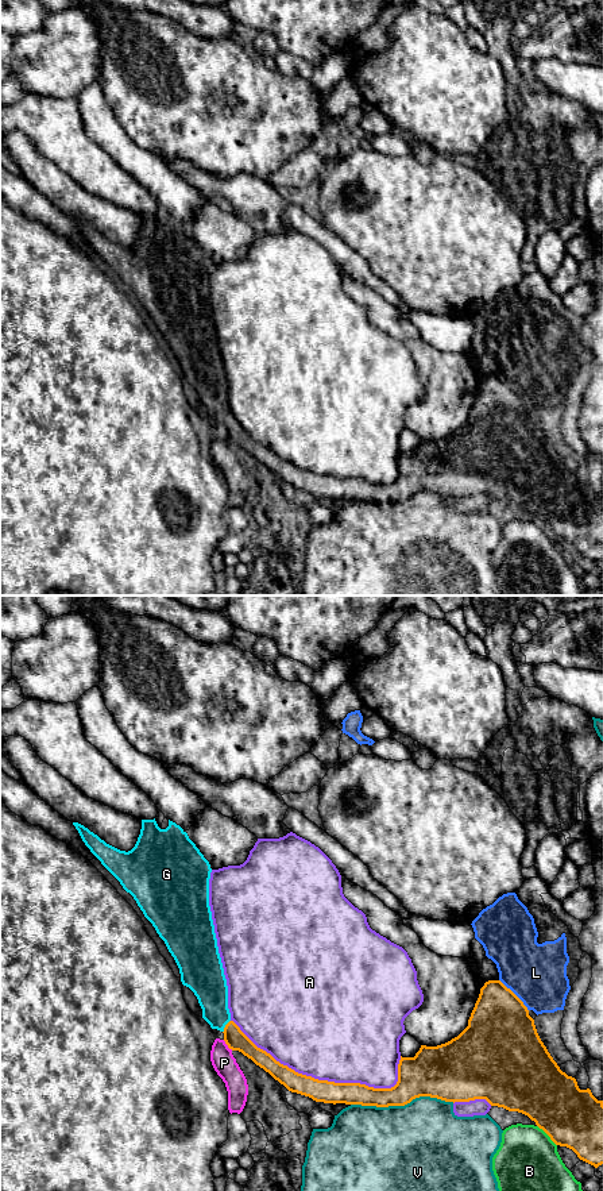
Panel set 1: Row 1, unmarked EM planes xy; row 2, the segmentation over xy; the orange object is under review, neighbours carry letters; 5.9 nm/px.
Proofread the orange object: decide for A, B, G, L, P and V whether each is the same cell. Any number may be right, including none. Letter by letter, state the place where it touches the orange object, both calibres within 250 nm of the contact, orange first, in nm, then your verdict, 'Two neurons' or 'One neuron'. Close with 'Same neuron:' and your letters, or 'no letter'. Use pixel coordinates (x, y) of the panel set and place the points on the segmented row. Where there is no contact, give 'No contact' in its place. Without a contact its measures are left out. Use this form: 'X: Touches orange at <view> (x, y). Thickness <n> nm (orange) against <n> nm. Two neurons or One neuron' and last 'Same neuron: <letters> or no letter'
A: Touches orange at xy (313, 1078). Thickness 130 nm (orange) against 500 nm. Two neurons
B: Touches orange at xy (548, 1134). Thickness 360 nm (orange) against 360 nm. Two neurons
G: Touches orange at xy (225, 1026). Thickness 120 nm (orange) against 200 nm. One neuron
L: Touches orange at xy (515, 995). Thickness 420 nm (orange) against 360 nm. Two neurons
P: Touches orange at xy (227, 1044). Thickness 120 nm (orange) against 140 nm. Two neurons
V: Touches orange at xy (402, 1105). Thickness 280 nm (orange) against 500 nm. Two neurons
Same neuron: G

